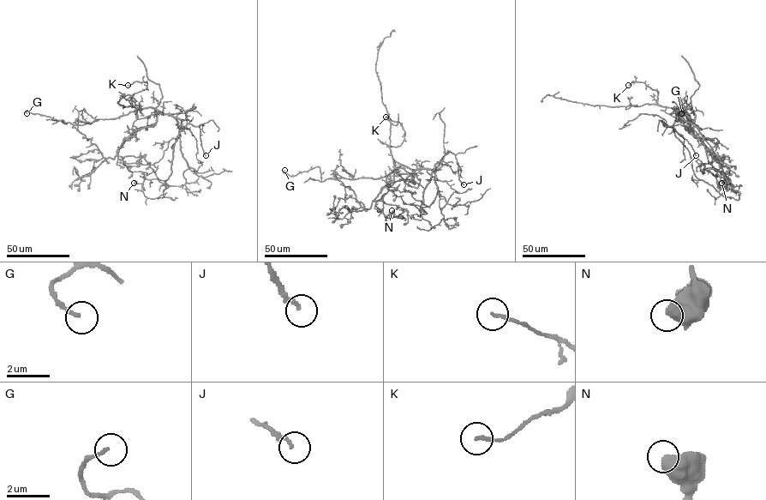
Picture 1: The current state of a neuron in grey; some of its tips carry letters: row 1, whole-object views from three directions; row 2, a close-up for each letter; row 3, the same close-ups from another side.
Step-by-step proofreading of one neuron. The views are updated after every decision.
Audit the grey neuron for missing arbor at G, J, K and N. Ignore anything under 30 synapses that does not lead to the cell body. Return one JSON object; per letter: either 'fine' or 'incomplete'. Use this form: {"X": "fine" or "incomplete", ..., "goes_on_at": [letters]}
{"G": "fine", "J": "fine", "K": "fine", "N": "fine", "goes_on_at": []}

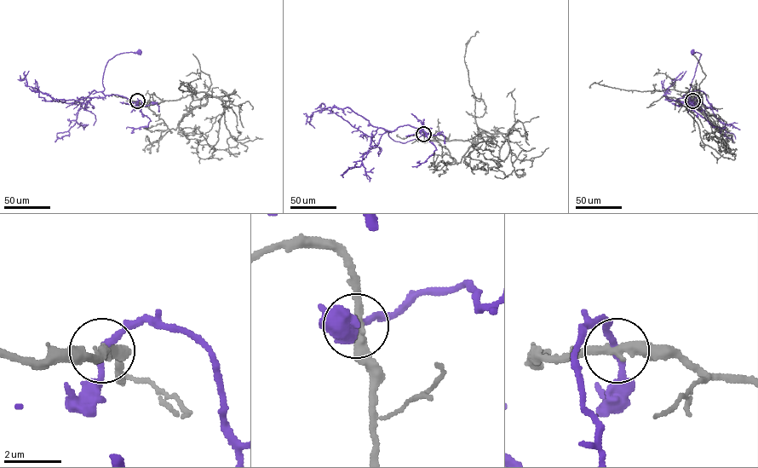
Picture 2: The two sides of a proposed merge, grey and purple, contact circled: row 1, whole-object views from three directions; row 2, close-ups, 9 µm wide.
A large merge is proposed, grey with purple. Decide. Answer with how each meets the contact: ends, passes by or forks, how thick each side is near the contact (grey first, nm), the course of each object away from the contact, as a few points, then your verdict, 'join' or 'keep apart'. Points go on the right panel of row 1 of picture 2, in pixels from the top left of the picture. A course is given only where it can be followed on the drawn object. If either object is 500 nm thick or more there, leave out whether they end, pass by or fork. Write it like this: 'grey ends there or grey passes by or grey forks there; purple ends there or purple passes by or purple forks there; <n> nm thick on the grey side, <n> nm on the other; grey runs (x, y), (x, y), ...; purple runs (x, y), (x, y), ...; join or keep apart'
grey passes by; purple passes by; 320 nm thick on the grey side, 220 nm on the other; grey runs (692, 101), (701, 103), (689, 92), (686, 107), (702, 141), (720, 153), (724, 135); purple runs (692, 101), (691, 106), (683, 96), (690, 94), (701, 54), (692, 51); keep apart

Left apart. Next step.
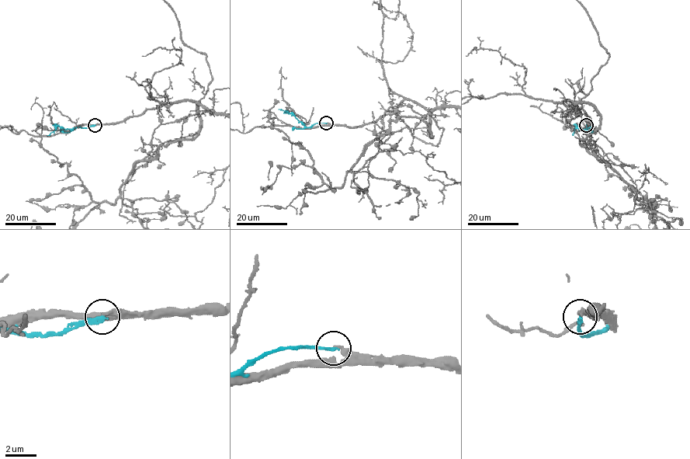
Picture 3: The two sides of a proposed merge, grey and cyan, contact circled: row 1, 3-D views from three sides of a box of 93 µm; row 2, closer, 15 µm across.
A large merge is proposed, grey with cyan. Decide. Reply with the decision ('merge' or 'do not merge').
do not merge

